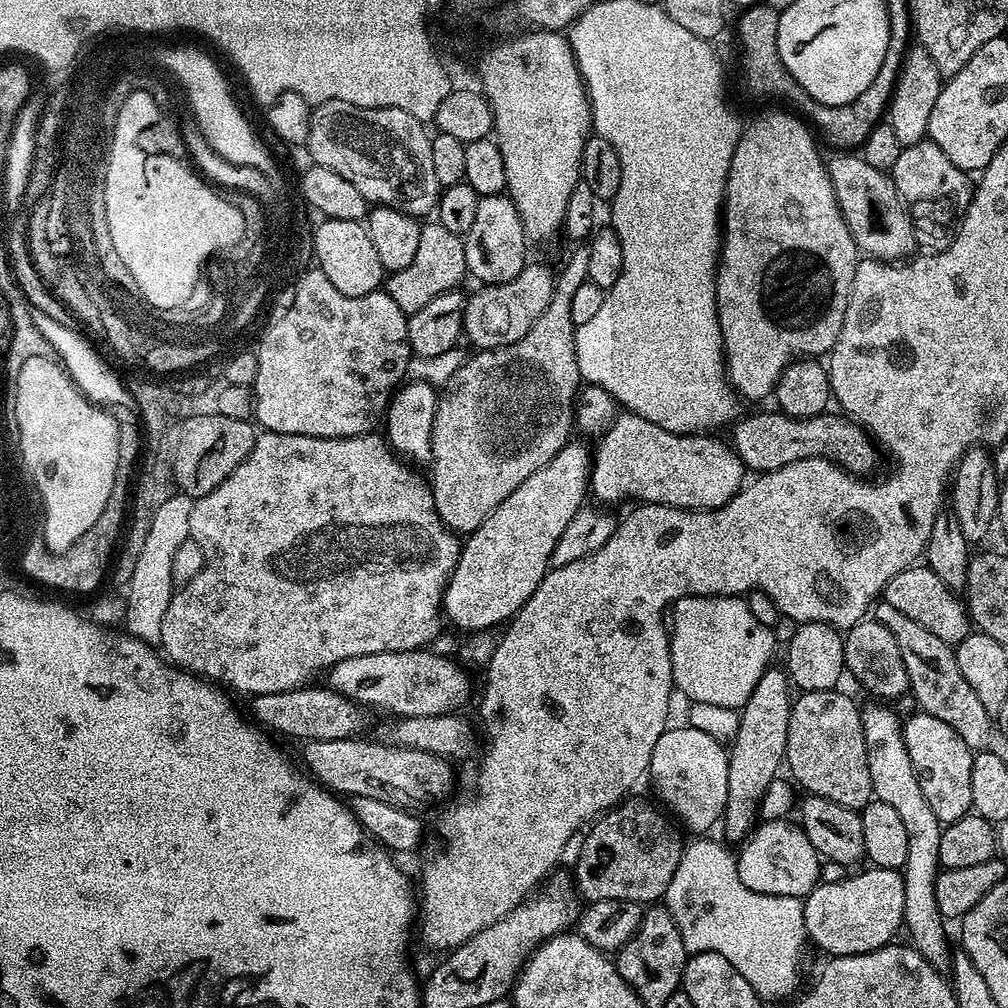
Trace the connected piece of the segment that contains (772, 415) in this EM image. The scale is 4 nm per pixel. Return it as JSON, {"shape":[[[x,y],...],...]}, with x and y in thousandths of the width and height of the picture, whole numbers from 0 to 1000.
{"shape":[[[765,407],[764,410],[748,411],[746,413],[739,412],[736,416],[729,418],[725,424],[726,433],[724,432],[724,439],[732,450],[738,462],[750,470],[761,470],[770,465],[774,465],[784,458],[796,457],[802,453],[815,453],[823,456],[848,472],[864,471],[872,458],[872,443],[864,430],[860,426],[854,424],[848,417],[842,416],[836,410],[827,407],[818,407],[812,412],[805,413],[802,416],[792,416],[788,413],[781,413],[772,407]]]}

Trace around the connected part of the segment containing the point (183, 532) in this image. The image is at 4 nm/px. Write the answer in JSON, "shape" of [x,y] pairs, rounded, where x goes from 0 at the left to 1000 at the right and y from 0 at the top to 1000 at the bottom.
{"shape":[[[170,490],[165,498],[157,502],[125,584],[127,604],[122,622],[126,630],[134,631],[135,634],[152,641],[159,639],[161,613],[165,613],[165,601],[169,601],[173,586],[173,550],[188,535],[188,508],[191,499],[189,492]]]}

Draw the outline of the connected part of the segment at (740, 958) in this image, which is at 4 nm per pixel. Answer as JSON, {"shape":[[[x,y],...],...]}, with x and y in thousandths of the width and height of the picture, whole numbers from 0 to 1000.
{"shape":[[[692,831],[692,833],[686,837],[686,835],[680,840],[677,851],[674,852],[674,859],[669,865],[668,871],[665,873],[665,878],[662,879],[662,885],[659,888],[659,899],[666,905],[666,909],[673,916],[673,923],[677,929],[678,938],[681,938],[684,947],[688,945],[708,944],[714,946],[720,950],[722,954],[736,968],[740,974],[743,974],[745,980],[754,988],[755,993],[762,994],[762,992],[774,992],[784,987],[790,978],[790,966],[792,964],[792,948],[794,946],[794,940],[796,935],[798,936],[801,930],[799,923],[799,905],[797,894],[790,889],[776,889],[776,888],[760,888],[754,887],[752,884],[744,883],[737,878],[736,873],[732,869],[730,859],[730,849],[720,841],[722,840],[715,834],[698,833],[702,831]]]}

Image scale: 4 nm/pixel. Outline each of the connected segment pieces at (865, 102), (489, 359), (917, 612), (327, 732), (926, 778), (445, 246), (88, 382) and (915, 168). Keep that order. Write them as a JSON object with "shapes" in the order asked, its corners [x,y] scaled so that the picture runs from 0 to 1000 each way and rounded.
{"shapes":[[[[884,12],[881,15],[881,21],[883,22],[883,46],[879,50],[875,69],[871,69],[871,77],[867,77],[867,81],[863,81],[863,85],[859,85],[859,89],[855,89],[855,93],[851,93],[851,97],[847,101],[825,108],[826,115],[817,115],[820,105],[816,103],[813,107],[810,107],[813,102],[811,100],[809,103],[798,103],[797,114],[811,128],[813,126],[817,130],[818,137],[829,146],[829,149],[852,148],[859,141],[859,137],[863,137],[863,133],[870,123],[878,118],[881,102],[885,100],[885,91],[889,88],[889,77],[893,73],[893,64],[897,62],[897,54],[903,44],[901,41],[903,12]]],[[[571,244],[568,246],[571,247],[564,252],[560,267],[552,274],[552,287],[546,296],[546,304],[542,308],[542,312],[538,312],[538,315],[534,315],[534,319],[530,319],[530,323],[526,323],[524,330],[518,335],[514,335],[514,339],[497,345],[476,347],[470,351],[472,353],[461,356],[456,366],[450,371],[447,380],[439,386],[438,392],[436,394],[431,415],[431,427],[429,428],[427,483],[431,502],[435,506],[435,514],[438,514],[440,521],[453,530],[466,530],[470,526],[474,526],[474,522],[478,522],[478,518],[482,518],[482,514],[486,514],[486,510],[490,510],[490,506],[494,506],[494,502],[498,502],[498,498],[502,498],[502,494],[506,494],[506,490],[510,490],[510,486],[514,486],[514,482],[518,482],[518,478],[522,478],[522,474],[526,474],[526,470],[538,466],[538,462],[542,462],[542,458],[546,458],[546,454],[550,454],[550,450],[554,450],[554,446],[558,446],[558,442],[564,439],[565,433],[563,431],[569,427],[569,398],[577,384],[573,355],[571,354],[572,322],[565,315],[565,300],[569,297],[569,291],[573,289],[573,284],[577,284],[583,279],[583,269],[585,268],[585,252],[582,245]]],[[[906,562],[895,565],[895,569],[887,569],[887,573],[883,573],[883,577],[877,583],[875,595],[876,598],[889,602],[894,609],[899,609],[899,613],[919,621],[923,629],[935,633],[935,637],[939,639],[952,639],[962,626],[957,596],[920,562]]],[[[303,681],[284,685],[276,688],[260,688],[249,691],[249,713],[267,727],[279,726],[291,730],[297,736],[307,734],[348,734],[356,731],[361,722],[362,703],[347,692],[330,686],[324,681]]],[[[912,704],[906,706],[902,714],[896,715],[897,735],[903,756],[913,773],[915,788],[919,788],[919,796],[923,796],[927,808],[931,808],[934,818],[944,817],[964,806],[962,760],[966,748],[958,736],[950,732],[949,726],[938,720],[938,716]]],[[[435,220],[422,221],[417,227],[415,236],[415,249],[411,252],[407,264],[400,268],[388,271],[383,278],[383,289],[391,300],[402,312],[408,312],[419,308],[423,300],[435,296],[435,292],[455,287],[456,277],[461,277],[464,265],[462,264],[462,252],[460,251],[460,239],[454,232],[446,232],[442,224]]],[[[31,305],[30,312],[32,320],[39,327],[44,337],[53,343],[61,361],[63,362],[64,369],[84,394],[99,403],[108,403],[121,407],[127,407],[133,403],[134,392],[125,387],[126,382],[120,377],[114,366],[105,359],[101,351],[94,346],[80,328],[54,317],[38,306]]],[[[920,137],[912,139],[910,143],[894,146],[891,161],[883,169],[883,174],[891,192],[896,194],[901,203],[910,231],[925,230],[933,222],[933,198],[941,198],[949,208],[960,205],[962,197],[961,176],[931,145]]]]}

